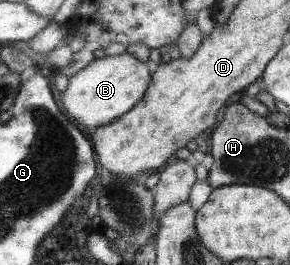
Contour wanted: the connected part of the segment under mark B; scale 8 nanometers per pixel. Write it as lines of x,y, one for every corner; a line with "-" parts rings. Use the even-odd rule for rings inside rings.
127,51
115,56
106,55
102,59
95,59
69,79
62,103
78,124
96,129
113,123
141,103
151,78
149,63
135,59

